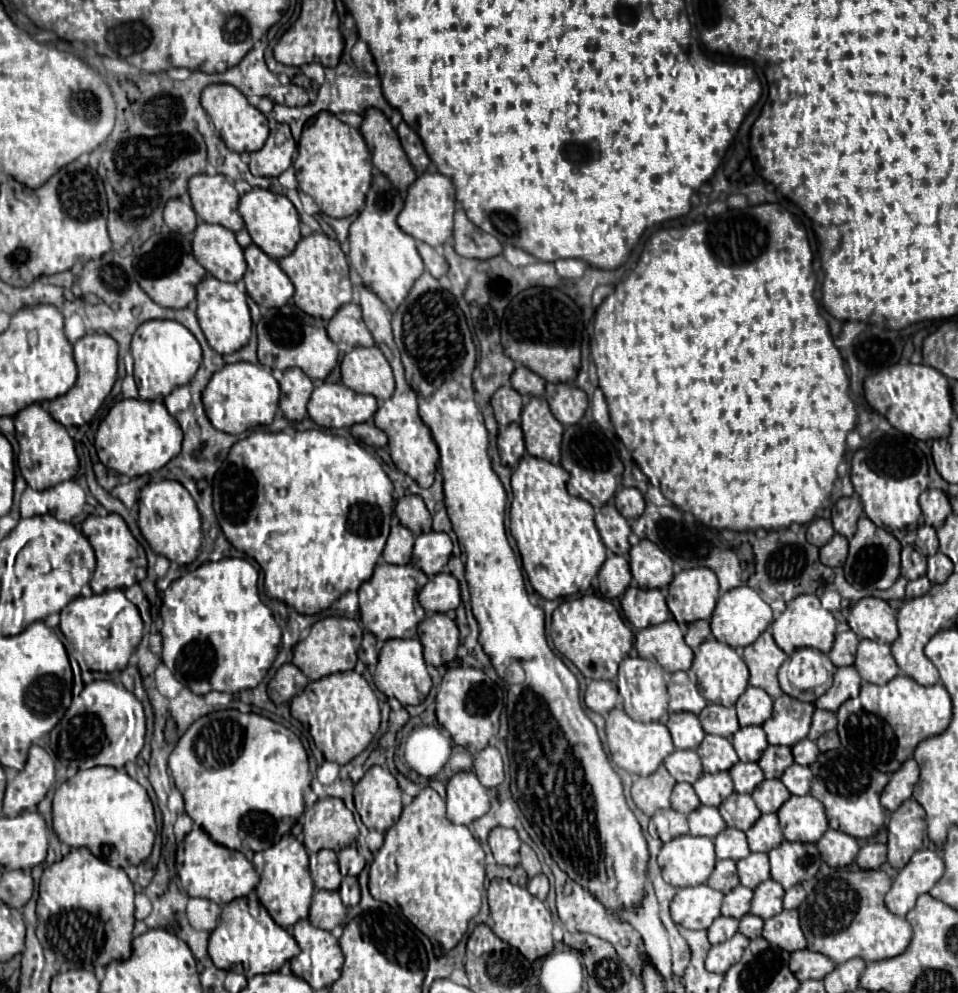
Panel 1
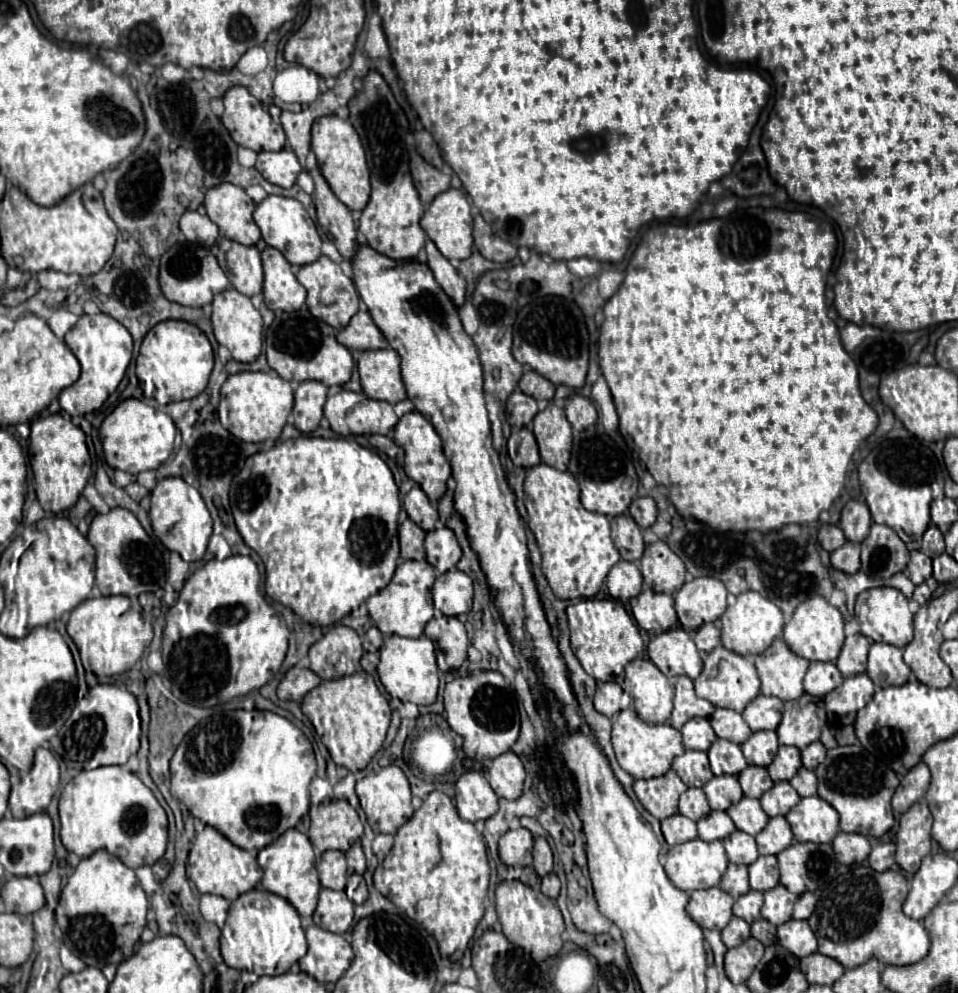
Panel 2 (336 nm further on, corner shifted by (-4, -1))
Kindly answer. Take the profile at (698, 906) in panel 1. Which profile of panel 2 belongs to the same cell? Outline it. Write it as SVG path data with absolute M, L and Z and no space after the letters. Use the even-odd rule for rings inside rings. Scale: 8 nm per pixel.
M710 887L710 889L690 893L686 913L702 929L722 931L732 919L732 903L734 899L726 891L722 891L720 887Z

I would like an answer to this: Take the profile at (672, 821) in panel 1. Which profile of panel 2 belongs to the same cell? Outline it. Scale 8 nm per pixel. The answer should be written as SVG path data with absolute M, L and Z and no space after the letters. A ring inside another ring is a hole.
M672 815L672 817L662 819L662 833L668 845L684 843L698 837L696 823L684 815Z

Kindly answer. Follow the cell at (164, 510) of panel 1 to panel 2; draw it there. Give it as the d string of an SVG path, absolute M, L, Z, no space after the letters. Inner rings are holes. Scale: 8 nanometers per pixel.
M166 477L158 481L154 491L150 493L150 521L154 535L162 541L168 551L180 553L184 561L198 561L206 553L208 537L212 535L212 517L200 497L200 493L180 477Z

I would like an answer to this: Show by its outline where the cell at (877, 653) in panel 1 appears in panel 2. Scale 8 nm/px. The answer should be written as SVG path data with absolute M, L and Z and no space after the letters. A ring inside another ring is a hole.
M874 643L868 653L868 675L874 685L904 685L910 679L910 667L902 659L902 649L888 643Z

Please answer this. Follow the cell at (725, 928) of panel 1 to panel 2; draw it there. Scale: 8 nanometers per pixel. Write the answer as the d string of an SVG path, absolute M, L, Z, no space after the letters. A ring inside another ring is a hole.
M732 917L730 923L722 929L722 943L730 949L740 945L742 941L746 941L750 937L750 925L740 919L740 917Z

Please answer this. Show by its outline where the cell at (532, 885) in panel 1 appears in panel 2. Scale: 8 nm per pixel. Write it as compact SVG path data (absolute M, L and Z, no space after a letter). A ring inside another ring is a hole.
M550 873L542 879L542 893L550 899L556 899L560 893L560 879L556 877L556 873Z

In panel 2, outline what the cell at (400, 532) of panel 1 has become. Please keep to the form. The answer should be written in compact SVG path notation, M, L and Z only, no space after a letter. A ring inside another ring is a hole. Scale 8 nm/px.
M406 519L398 527L398 537L400 537L400 557L402 559L424 559L426 531L422 531L414 521Z

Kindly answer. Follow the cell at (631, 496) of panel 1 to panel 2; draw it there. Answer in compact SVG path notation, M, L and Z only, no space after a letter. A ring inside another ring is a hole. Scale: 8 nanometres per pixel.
M638 497L630 503L630 515L640 527L650 527L656 521L656 503L652 497Z

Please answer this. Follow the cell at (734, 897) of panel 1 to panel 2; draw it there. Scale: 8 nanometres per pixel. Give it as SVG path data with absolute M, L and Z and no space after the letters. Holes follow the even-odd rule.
M748 891L746 895L740 895L734 901L734 915L744 919L746 923L754 923L754 919L760 919L760 907L762 907L762 893L760 891Z

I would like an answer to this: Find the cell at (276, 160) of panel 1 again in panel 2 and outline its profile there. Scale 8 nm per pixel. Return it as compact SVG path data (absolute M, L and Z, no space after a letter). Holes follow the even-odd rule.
M290 149L260 151L258 161L256 161L256 169L266 181L286 187L286 189L290 189L296 183L296 177L302 171L298 157Z

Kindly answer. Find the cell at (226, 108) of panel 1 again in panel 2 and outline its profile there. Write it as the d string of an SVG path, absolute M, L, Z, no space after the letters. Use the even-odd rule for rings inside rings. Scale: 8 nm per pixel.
M232 87L230 91L226 91L226 95L222 97L224 101L224 115L220 117L224 127L230 131L230 137L242 145L248 147L252 151L280 151L284 147L286 135L280 123L274 125L272 117L268 115L268 111L262 107L262 103L246 89L246 87Z

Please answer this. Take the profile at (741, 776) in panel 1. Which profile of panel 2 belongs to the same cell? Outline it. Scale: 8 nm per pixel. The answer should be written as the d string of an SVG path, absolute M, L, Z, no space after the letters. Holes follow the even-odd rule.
M748 765L746 771L742 771L738 775L738 781L740 781L740 787L742 787L744 795L746 797L756 797L756 799L774 785L768 771L764 767L758 767L758 765Z

